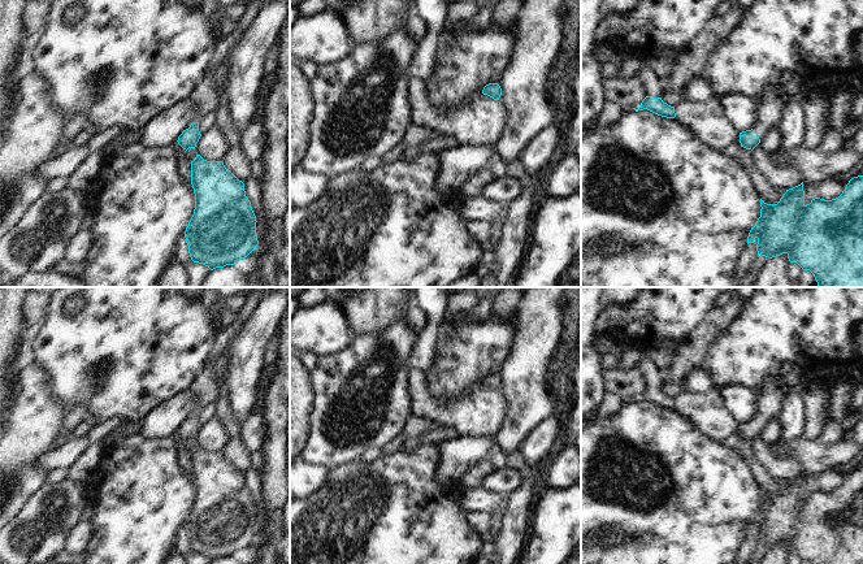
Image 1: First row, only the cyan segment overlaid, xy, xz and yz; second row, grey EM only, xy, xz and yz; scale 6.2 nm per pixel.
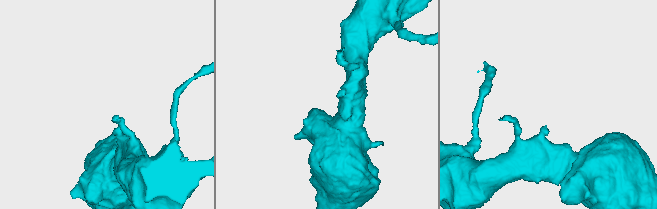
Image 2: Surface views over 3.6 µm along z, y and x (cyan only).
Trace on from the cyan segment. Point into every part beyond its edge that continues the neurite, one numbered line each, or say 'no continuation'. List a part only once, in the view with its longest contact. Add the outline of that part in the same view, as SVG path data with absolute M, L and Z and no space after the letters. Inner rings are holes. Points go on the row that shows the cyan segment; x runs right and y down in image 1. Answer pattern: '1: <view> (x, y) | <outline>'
1: yz (770, 107) | M769 84L755 99L756 103L756 122L753 130L762 140L766 134L775 126L781 123L784 116L784 101L776 88Z

